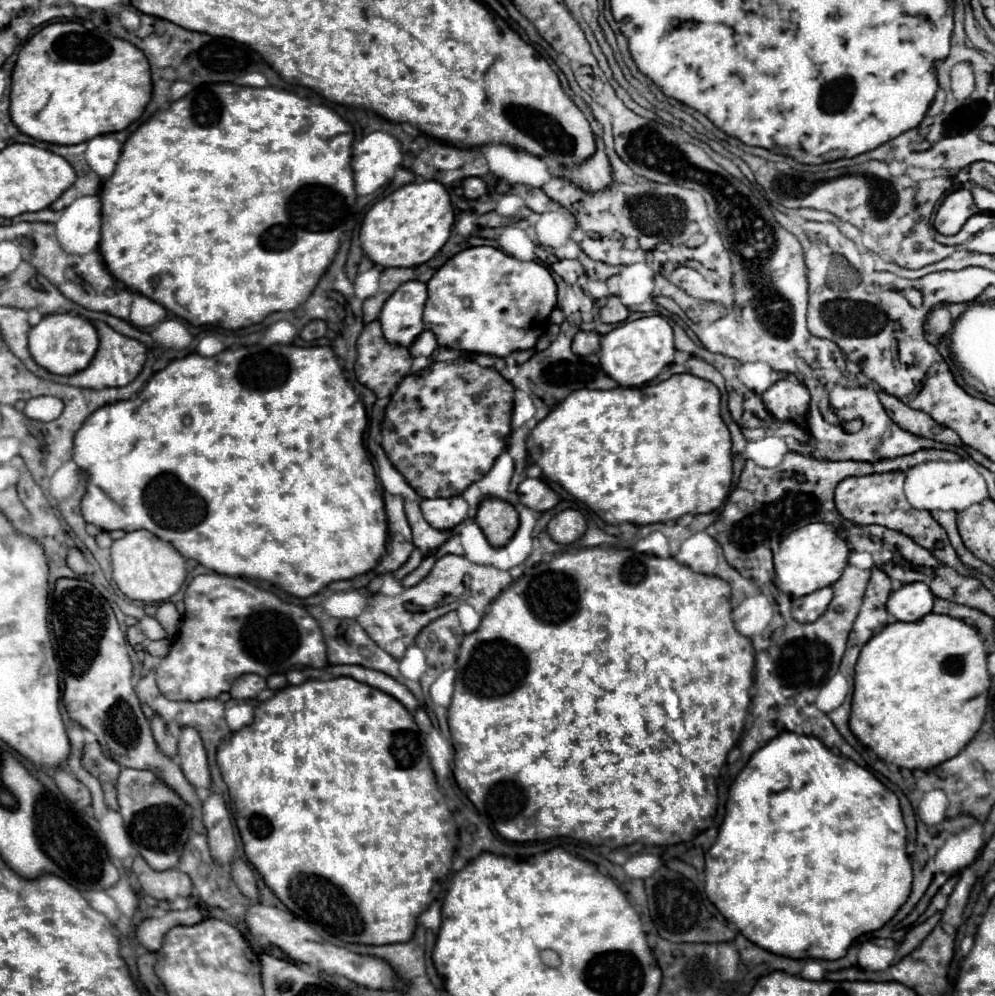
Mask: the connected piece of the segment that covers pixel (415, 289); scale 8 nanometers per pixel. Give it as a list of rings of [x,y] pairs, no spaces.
[[[404,282],[384,304],[380,312],[382,332],[388,342],[410,346],[424,330],[422,310],[426,304],[424,282]]]

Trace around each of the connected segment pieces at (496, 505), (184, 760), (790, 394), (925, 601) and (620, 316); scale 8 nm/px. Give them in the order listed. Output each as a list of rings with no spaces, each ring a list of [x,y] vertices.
[[[484,498],[478,504],[476,522],[482,528],[488,542],[496,548],[506,546],[518,530],[518,512],[512,504],[500,498]]]
[[[190,726],[180,728],[178,758],[180,758],[184,776],[192,786],[210,788],[210,770],[206,762],[206,750],[204,750],[202,738],[198,736],[198,730]]]
[[[792,378],[774,382],[766,392],[760,394],[760,398],[764,408],[778,420],[796,420],[796,416],[804,418],[810,406],[810,394],[806,386]]]
[[[922,582],[904,584],[900,590],[892,592],[888,598],[888,612],[900,622],[916,622],[928,612],[932,612],[934,594]]]
[[[608,296],[604,306],[600,308],[600,320],[606,324],[620,324],[628,318],[628,308],[620,302],[618,296]]]

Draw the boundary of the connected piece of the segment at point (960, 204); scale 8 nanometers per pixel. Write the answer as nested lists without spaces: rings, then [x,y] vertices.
[[[958,188],[954,192],[950,192],[942,206],[938,208],[936,212],[936,218],[934,218],[934,228],[940,232],[940,234],[946,234],[946,236],[952,236],[956,234],[964,222],[976,214],[978,208],[974,204],[974,198],[968,190],[964,188]]]

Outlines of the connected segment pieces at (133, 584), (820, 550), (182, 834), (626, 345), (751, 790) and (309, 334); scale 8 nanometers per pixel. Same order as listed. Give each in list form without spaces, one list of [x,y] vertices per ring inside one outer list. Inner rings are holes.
[[[134,530],[112,544],[112,570],[114,582],[122,594],[130,600],[140,600],[146,604],[160,604],[174,596],[186,580],[186,560],[184,556],[166,540],[160,540],[148,530]]]
[[[806,524],[782,540],[780,552],[774,556],[778,588],[790,596],[806,596],[818,588],[832,586],[848,564],[850,548],[844,538],[836,534],[832,524]]]
[[[122,768],[118,778],[118,804],[120,816],[136,852],[154,868],[166,870],[174,868],[186,848],[186,842],[192,832],[192,808],[172,790],[166,788],[150,770]]]
[[[660,314],[620,324],[618,328],[602,336],[602,346],[598,352],[602,370],[610,378],[614,378],[620,386],[642,386],[654,380],[664,366],[672,364],[674,354],[676,348],[674,348],[672,326]]]
[[[782,732],[772,738],[764,748],[756,750],[744,770],[736,776],[734,784],[728,792],[726,802],[726,818],[720,826],[718,838],[706,856],[706,894],[710,902],[720,910],[720,914],[736,924],[736,928],[760,948],[774,952],[778,956],[788,956],[794,960],[802,958],[824,958],[838,960],[846,956],[850,944],[868,932],[880,930],[908,900],[912,888],[912,866],[906,852],[906,826],[902,820],[898,796],[888,790],[872,772],[858,766],[854,760],[830,752],[818,738],[814,736],[798,736],[794,732]]]
[[[312,320],[308,322],[302,330],[300,330],[300,338],[306,340],[306,342],[312,342],[312,340],[318,340],[326,334],[326,322],[324,320]]]

